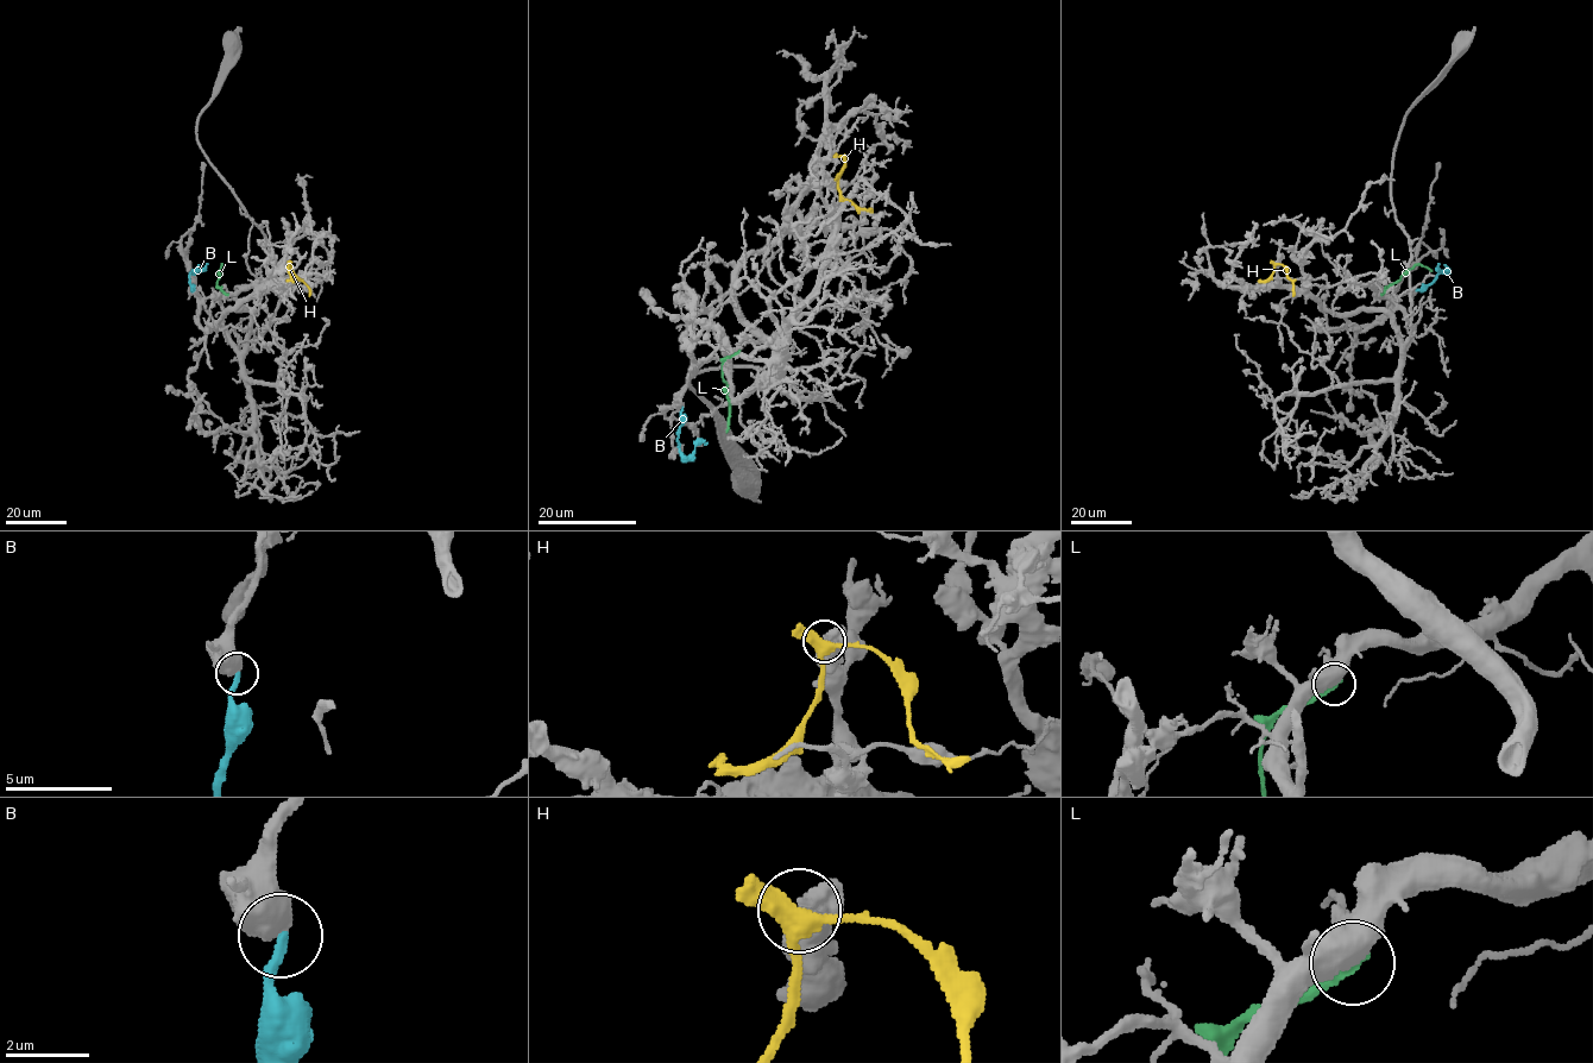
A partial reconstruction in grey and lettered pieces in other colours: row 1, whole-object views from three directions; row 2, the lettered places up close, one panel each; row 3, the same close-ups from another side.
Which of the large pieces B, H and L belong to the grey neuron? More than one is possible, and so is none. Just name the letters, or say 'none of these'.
B

